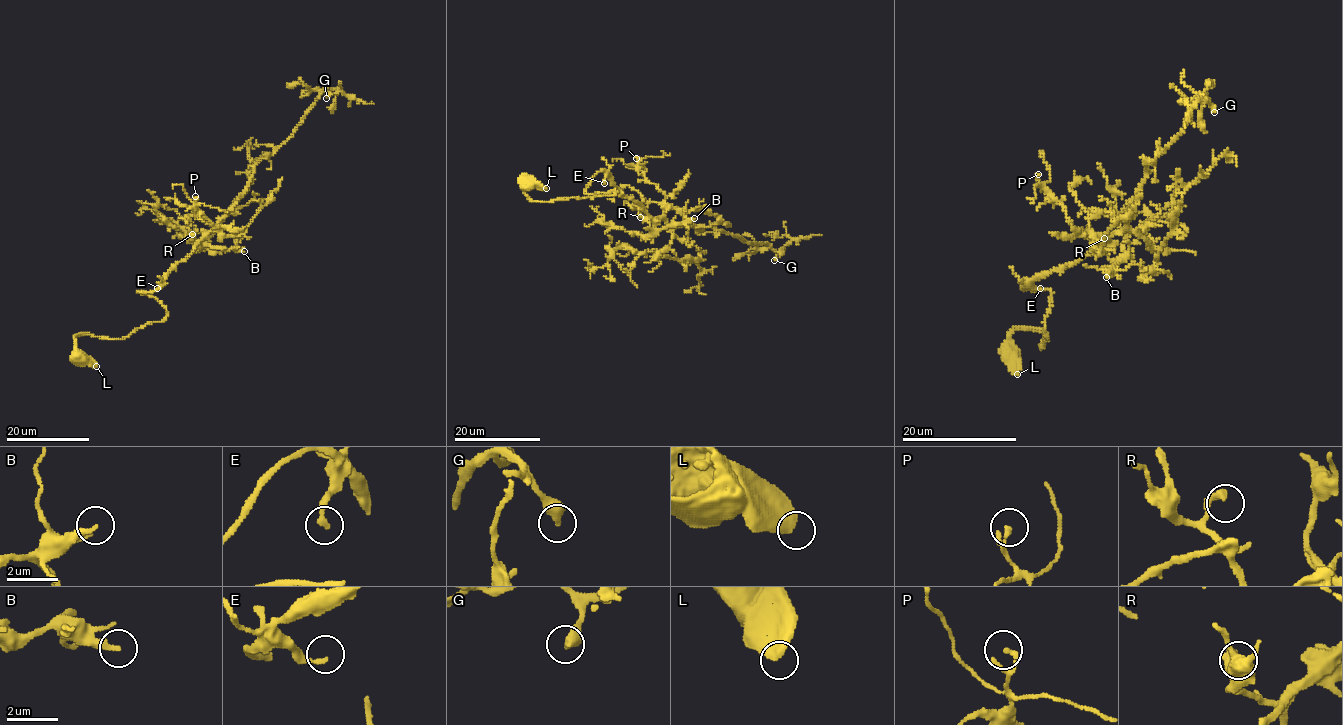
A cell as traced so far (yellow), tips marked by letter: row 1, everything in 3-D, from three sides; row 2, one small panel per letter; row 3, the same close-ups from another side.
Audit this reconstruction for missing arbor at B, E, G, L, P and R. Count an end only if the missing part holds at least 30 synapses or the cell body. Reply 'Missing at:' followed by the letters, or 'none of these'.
Missing at: G

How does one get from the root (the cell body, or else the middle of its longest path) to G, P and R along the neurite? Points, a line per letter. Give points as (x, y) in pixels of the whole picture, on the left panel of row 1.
G: (78, 356), (76, 335), (125, 338), (165, 318), (138, 291), (159, 289), (253, 166), (326, 88), (326, 98)
P: (78, 356), (76, 335), (125, 338), (167, 315), (138, 291), (159, 289), (218, 227), (195, 196)
R: (78, 356), (76, 335), (125, 338), (165, 318), (167, 309), (138, 291), (159, 289), (198, 242), (192, 234)

